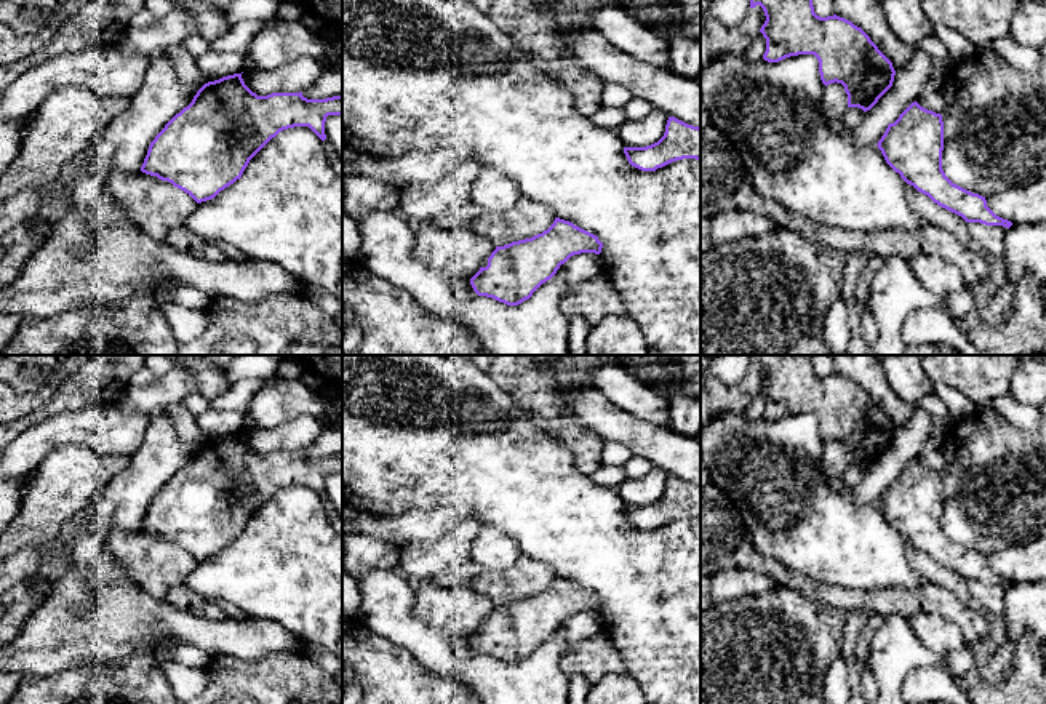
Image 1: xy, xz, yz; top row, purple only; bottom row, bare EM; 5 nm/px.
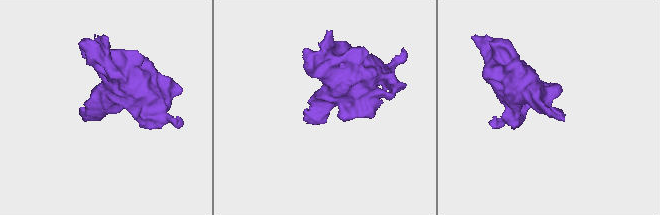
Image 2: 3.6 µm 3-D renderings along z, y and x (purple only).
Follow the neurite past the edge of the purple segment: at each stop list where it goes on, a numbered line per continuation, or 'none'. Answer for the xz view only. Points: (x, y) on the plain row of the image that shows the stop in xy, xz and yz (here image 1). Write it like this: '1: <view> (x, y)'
none

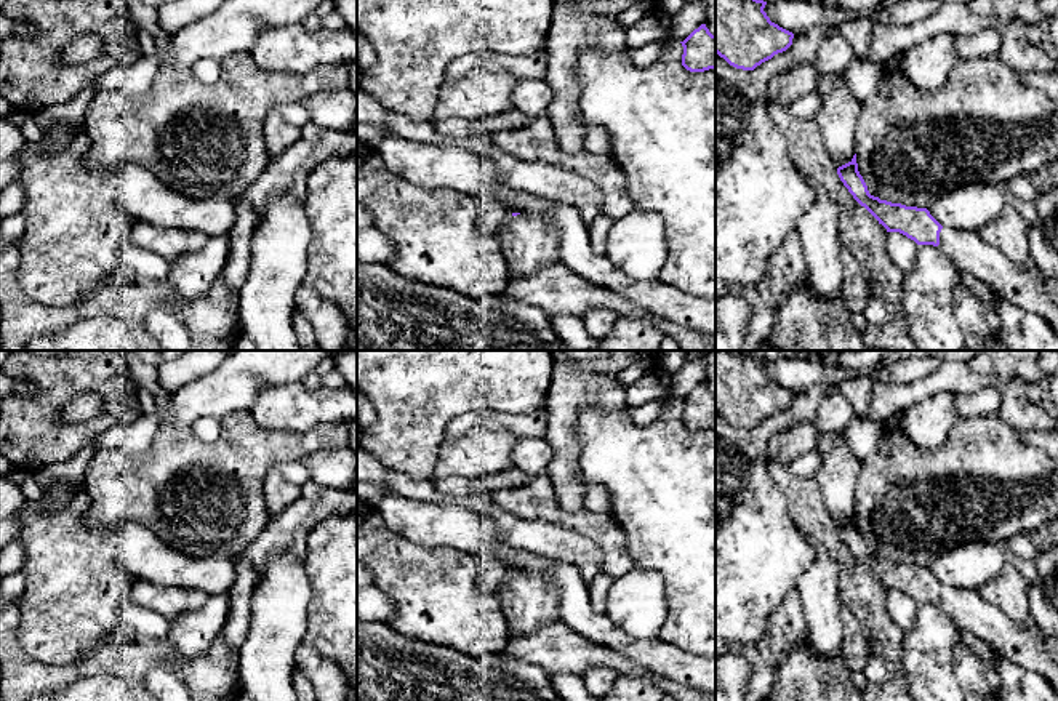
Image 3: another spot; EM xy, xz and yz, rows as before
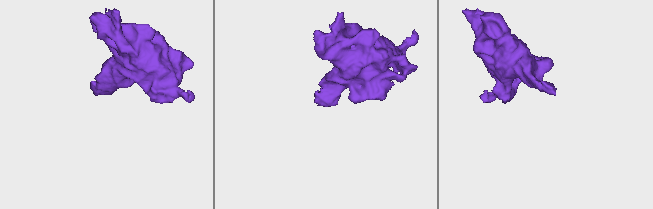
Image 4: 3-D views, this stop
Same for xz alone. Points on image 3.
1: xz (530, 602)

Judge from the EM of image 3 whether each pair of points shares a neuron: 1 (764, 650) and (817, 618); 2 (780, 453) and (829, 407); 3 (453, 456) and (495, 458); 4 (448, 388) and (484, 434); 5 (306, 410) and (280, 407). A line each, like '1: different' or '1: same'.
1: different
2: same
3: same
4: different
5: same

